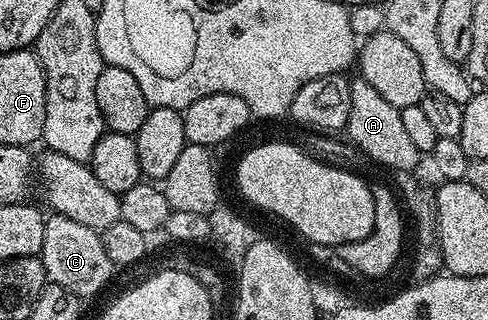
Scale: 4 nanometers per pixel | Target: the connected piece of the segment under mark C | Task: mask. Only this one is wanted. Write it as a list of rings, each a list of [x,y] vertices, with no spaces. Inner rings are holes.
[[[49,213],[44,219],[42,252],[38,256],[48,273],[51,285],[66,288],[81,300],[92,298],[112,278],[114,267],[104,247],[104,239],[94,228],[70,220],[70,216]]]

